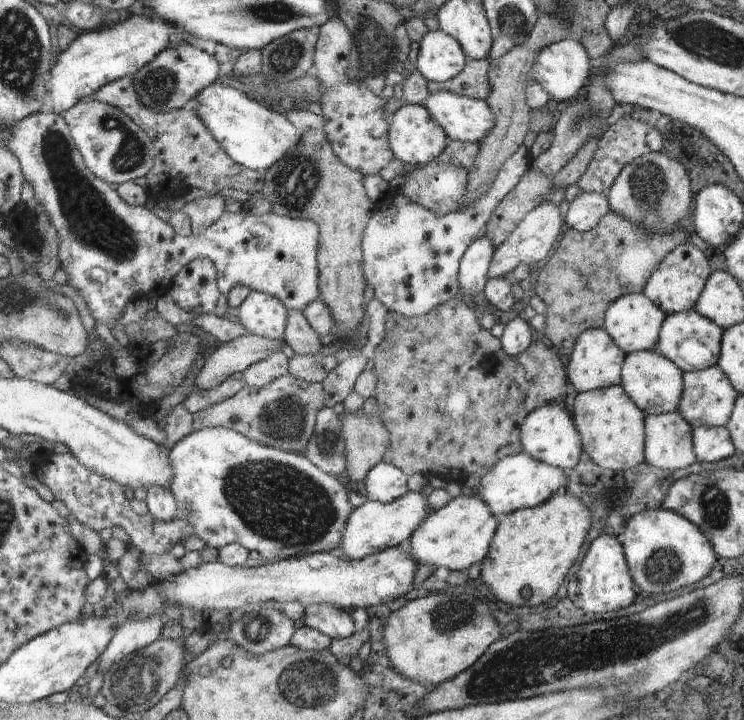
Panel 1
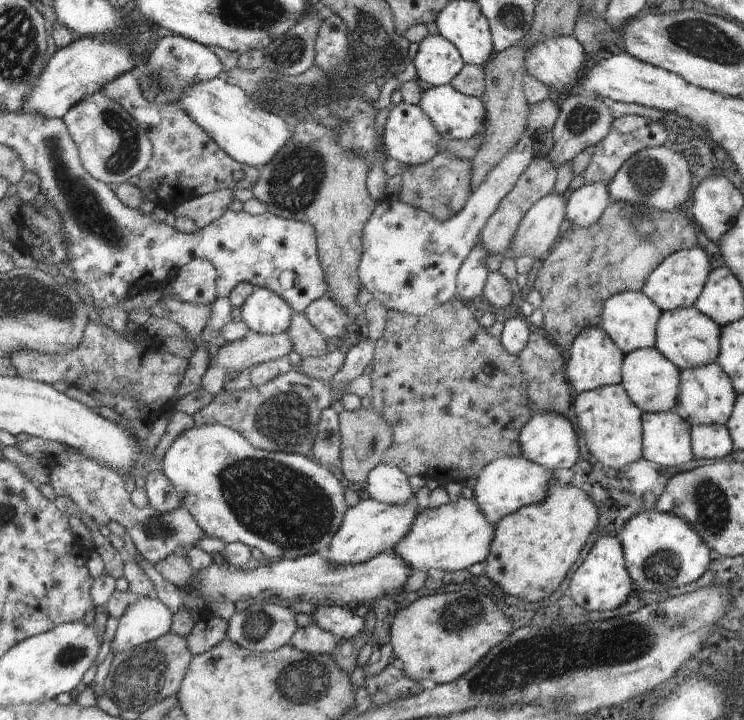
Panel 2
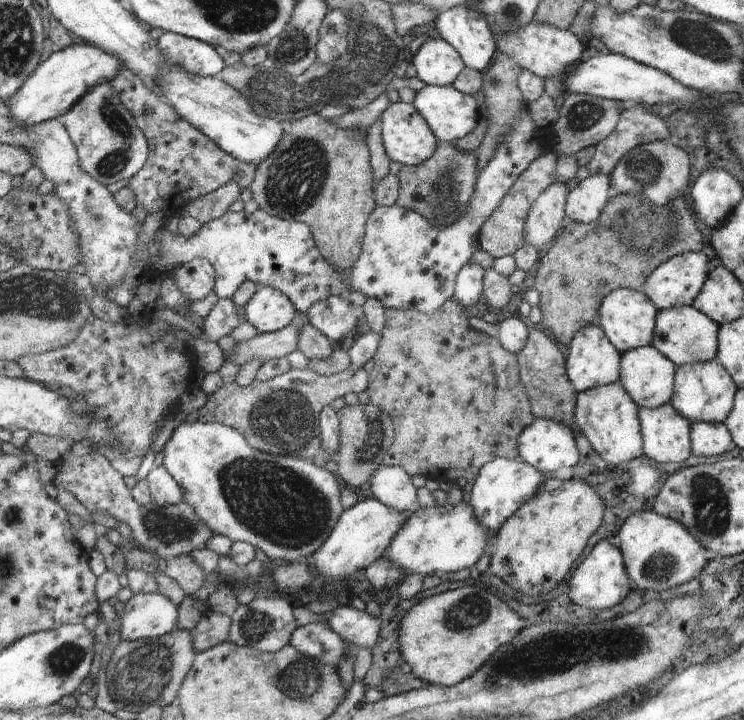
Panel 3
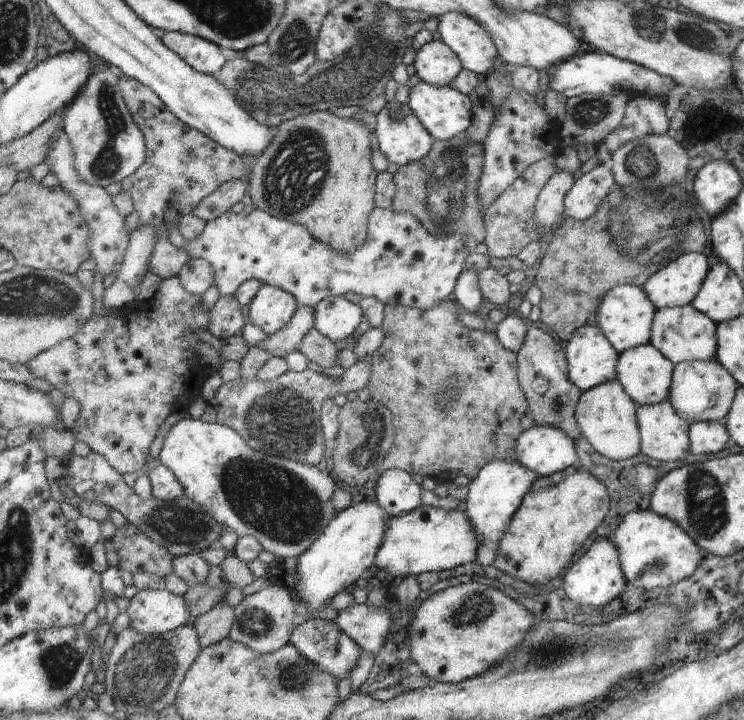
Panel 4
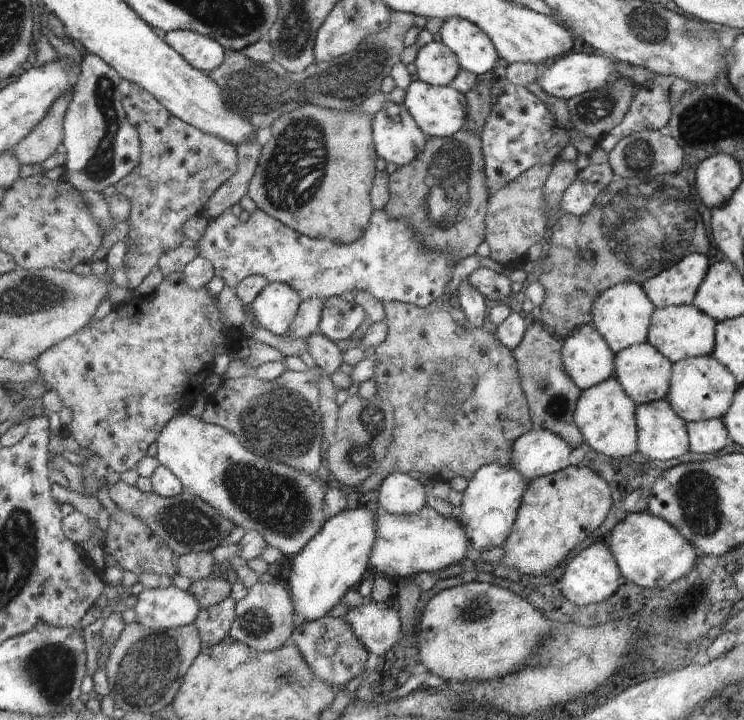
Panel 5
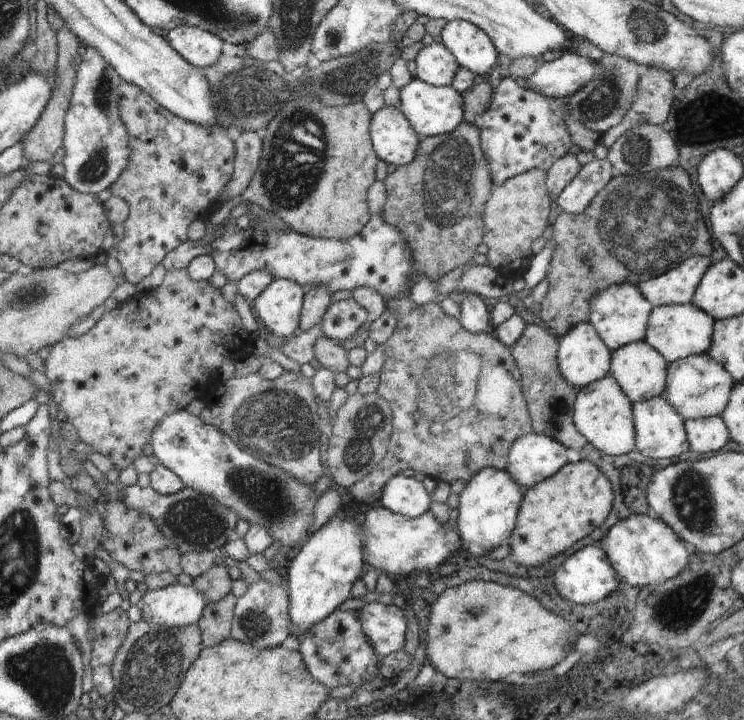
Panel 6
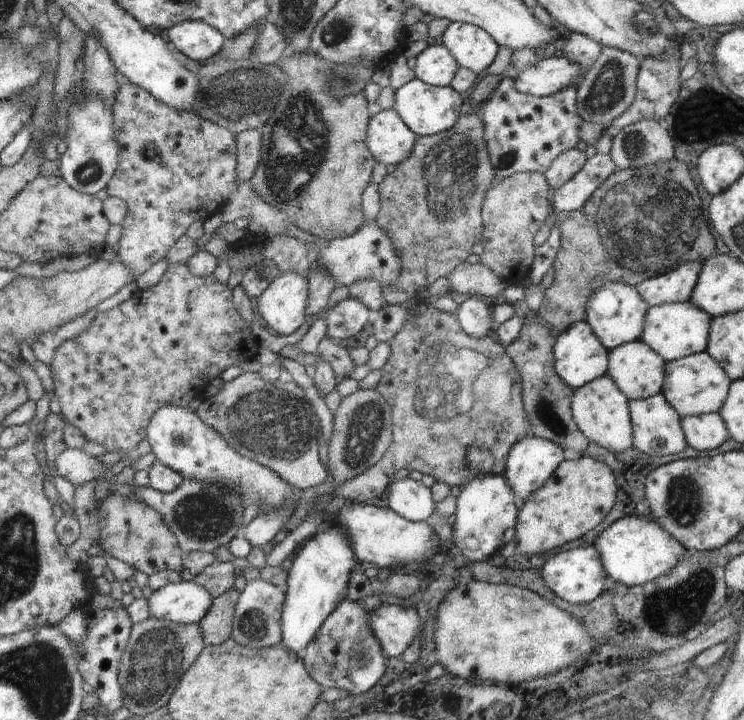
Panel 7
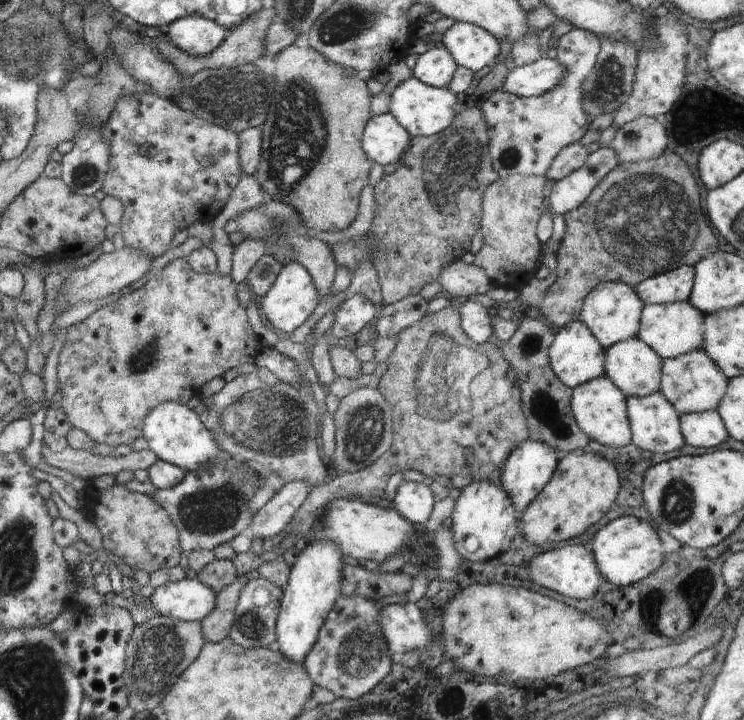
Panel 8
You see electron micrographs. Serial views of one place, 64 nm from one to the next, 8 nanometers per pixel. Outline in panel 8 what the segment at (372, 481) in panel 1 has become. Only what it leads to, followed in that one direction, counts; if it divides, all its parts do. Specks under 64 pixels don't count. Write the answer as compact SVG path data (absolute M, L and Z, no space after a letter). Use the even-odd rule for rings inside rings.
M403 480L396 489L392 501L394 501L394 510L415 525L424 525L435 505L430 487L416 481Z

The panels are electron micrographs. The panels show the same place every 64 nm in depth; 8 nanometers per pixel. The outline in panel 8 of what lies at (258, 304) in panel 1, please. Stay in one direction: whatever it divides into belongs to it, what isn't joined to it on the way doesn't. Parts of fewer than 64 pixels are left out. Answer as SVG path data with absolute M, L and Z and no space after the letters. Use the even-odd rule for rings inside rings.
M290 261L289 264L283 265L274 284L263 296L260 306L265 322L272 329L276 328L281 335L285 336L286 334L290 335L296 328L302 326L318 303L319 297L310 273L300 263Z

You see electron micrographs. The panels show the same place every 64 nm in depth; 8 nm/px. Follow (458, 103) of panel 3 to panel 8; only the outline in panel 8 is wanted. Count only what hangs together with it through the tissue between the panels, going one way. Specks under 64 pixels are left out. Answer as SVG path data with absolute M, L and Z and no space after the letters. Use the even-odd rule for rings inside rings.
M416 77L405 80L390 94L391 103L389 112L411 134L415 136L430 136L442 132L452 124L452 119L457 115L456 106L460 101L449 88L431 87L420 82Z

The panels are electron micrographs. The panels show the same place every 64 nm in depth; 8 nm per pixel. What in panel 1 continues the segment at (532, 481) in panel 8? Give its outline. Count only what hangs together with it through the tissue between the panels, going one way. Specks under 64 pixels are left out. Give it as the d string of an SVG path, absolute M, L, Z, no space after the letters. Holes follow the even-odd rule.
M546 403L530 411L521 424L520 440L524 452L533 459L551 464L563 471L574 468L583 453L573 416L566 411L565 406L558 403Z

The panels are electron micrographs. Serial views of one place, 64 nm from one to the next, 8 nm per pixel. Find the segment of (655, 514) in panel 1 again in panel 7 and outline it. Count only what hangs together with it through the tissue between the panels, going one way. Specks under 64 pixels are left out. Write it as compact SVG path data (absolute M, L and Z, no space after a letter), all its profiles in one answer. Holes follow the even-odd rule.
M628 515L614 521L595 540L607 576L616 583L626 586L640 586L658 577L666 577L683 559L686 548L669 532L666 532L653 518Z

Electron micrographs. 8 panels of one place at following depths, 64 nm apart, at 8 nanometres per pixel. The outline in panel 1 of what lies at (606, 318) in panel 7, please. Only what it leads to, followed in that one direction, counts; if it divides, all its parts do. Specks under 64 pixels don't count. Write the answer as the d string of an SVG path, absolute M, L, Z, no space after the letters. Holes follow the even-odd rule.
M643 292L630 293L608 305L603 329L627 354L650 351L658 344L659 332L667 314L653 303Z

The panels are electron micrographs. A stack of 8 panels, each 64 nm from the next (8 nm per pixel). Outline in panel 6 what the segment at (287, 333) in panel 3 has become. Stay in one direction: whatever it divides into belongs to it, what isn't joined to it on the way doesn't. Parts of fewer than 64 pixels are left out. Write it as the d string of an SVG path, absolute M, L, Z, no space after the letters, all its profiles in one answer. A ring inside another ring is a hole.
M316 284L305 293L302 314L298 322L301 333L321 325L322 318L332 302L331 296L330 290L324 284Z

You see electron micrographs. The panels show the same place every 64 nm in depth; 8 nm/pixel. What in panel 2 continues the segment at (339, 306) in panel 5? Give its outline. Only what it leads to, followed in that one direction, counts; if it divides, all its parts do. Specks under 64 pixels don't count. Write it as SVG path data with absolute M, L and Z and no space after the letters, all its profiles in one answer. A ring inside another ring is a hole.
M328 296L311 302L303 312L310 324L317 328L327 340L336 344L346 332L346 327L352 322L350 315L338 307Z

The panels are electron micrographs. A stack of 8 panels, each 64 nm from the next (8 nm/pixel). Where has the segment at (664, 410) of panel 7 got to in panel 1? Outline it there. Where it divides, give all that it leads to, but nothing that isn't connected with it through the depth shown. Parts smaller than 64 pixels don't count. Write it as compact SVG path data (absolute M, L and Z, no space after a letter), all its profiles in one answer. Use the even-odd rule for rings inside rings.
M676 413L645 415L645 462L665 471L694 464L693 427Z

